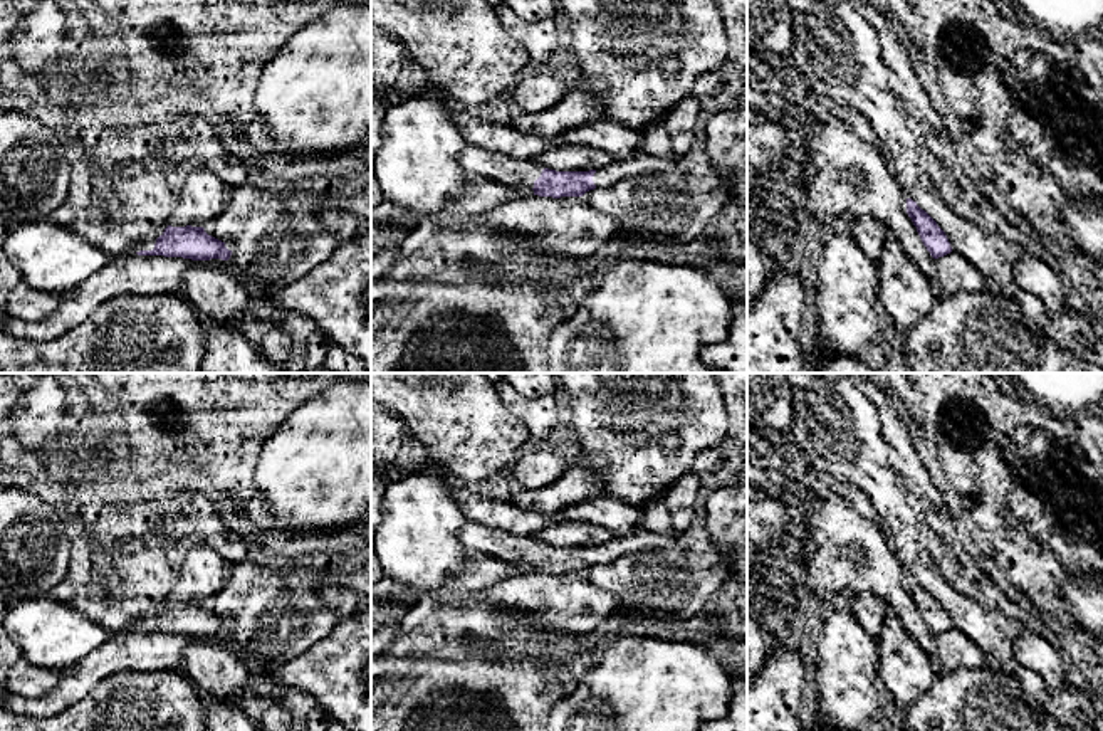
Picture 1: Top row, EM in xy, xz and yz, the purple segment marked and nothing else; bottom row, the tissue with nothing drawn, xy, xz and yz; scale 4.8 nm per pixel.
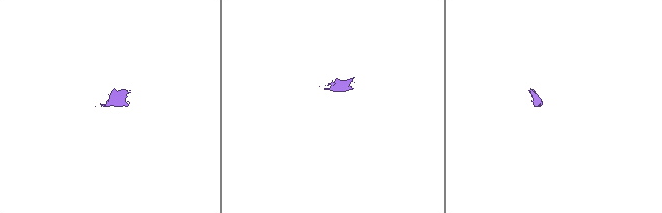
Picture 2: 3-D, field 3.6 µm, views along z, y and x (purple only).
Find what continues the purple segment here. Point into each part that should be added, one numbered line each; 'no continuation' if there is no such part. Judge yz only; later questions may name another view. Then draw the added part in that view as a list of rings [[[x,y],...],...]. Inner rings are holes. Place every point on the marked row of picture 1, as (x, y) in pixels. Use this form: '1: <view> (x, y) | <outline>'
no continuation

